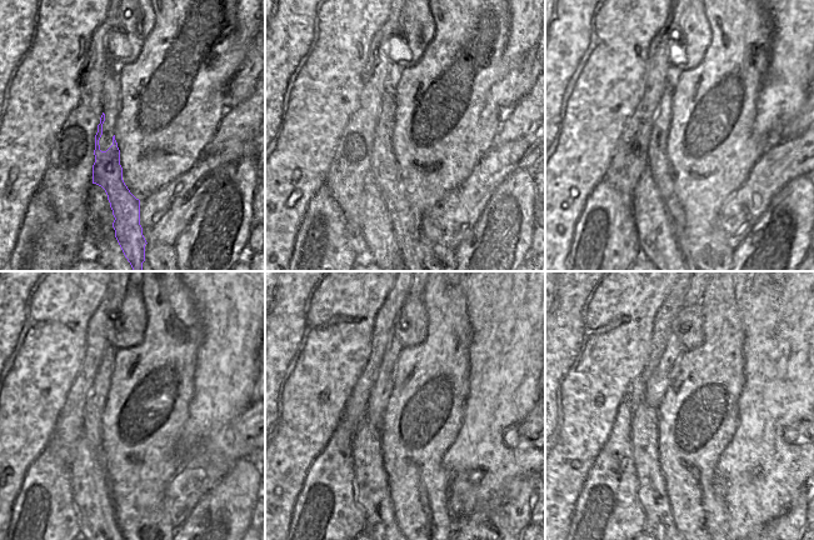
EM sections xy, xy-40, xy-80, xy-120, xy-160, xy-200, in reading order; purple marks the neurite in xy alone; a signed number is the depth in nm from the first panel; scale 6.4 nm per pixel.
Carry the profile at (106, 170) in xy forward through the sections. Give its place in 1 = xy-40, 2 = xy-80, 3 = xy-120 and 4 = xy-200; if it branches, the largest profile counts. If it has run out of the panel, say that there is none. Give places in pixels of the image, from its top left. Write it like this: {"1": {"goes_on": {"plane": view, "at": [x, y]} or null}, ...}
{"1": {"goes_on": {"plane": "xy-40", "at": [384, 171]}}, "2": {"goes_on": {"plane": "xy-80", "at": [658, 164]}}, "3": {"goes_on": {"plane": "xy-120", "at": [98, 395]}}, "4": {"goes_on": {"plane": "xy-200", "at": [664, 373]}}}

